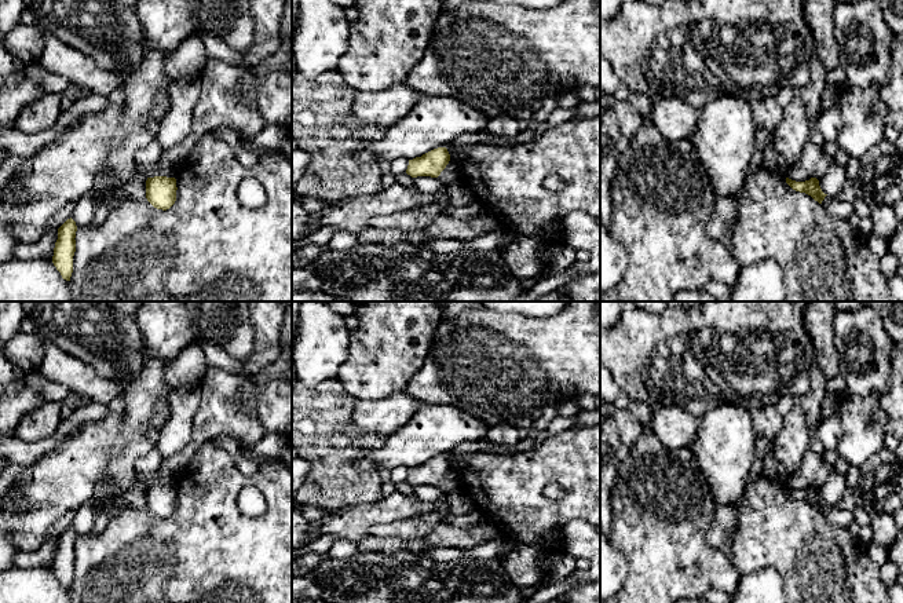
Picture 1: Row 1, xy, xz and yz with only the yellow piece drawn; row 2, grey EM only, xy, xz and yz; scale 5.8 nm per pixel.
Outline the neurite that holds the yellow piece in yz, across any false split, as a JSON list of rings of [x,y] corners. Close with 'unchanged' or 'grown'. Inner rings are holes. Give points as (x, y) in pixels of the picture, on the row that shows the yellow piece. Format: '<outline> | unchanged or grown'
[[[786,178],[786,183],[793,190],[811,195],[819,204],[822,204],[822,201],[827,195],[822,191],[822,189],[819,186],[819,180],[816,178],[811,178],[809,180],[805,180],[805,182],[796,182],[796,180]]] | unchanged

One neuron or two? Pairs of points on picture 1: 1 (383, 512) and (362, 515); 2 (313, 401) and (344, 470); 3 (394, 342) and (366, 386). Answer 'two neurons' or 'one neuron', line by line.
1: one neuron
2: one neuron
3: one neuron

